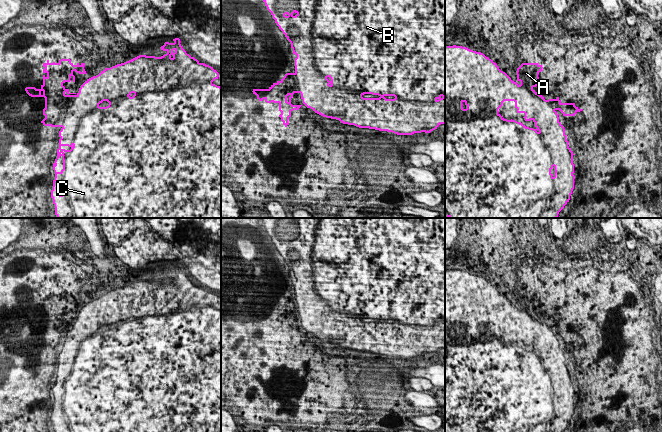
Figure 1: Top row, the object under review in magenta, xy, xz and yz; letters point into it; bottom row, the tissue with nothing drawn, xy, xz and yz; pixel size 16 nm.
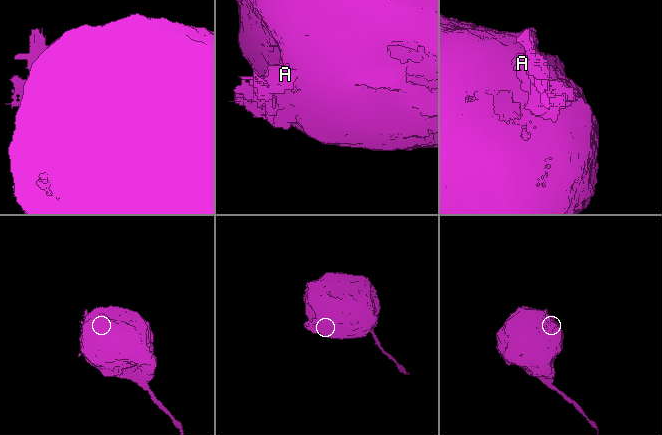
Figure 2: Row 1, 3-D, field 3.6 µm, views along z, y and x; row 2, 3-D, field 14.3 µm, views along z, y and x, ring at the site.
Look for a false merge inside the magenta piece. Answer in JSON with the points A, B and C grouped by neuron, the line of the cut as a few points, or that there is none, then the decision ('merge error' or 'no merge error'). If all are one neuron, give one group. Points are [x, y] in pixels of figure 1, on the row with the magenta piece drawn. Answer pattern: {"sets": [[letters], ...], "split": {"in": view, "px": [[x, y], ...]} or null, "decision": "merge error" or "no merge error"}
{"sets": [["A", "B", "C"]], "split": null, "decision": "no merge error"}

